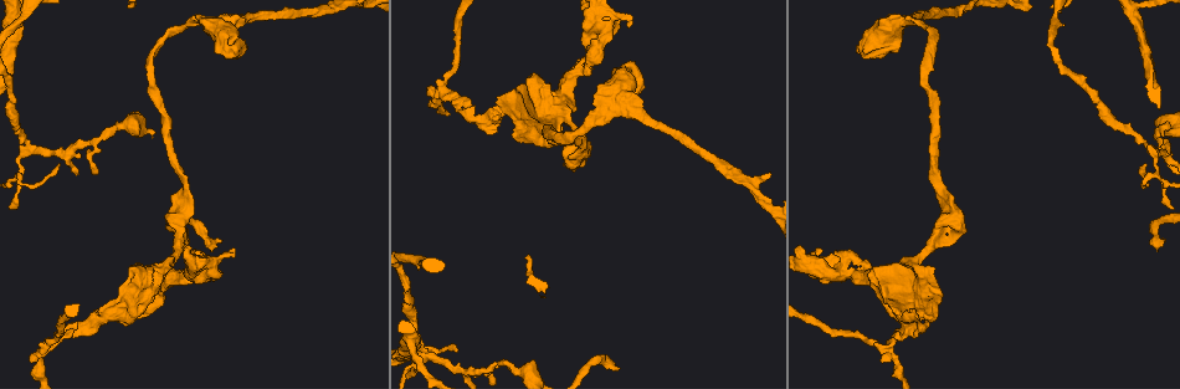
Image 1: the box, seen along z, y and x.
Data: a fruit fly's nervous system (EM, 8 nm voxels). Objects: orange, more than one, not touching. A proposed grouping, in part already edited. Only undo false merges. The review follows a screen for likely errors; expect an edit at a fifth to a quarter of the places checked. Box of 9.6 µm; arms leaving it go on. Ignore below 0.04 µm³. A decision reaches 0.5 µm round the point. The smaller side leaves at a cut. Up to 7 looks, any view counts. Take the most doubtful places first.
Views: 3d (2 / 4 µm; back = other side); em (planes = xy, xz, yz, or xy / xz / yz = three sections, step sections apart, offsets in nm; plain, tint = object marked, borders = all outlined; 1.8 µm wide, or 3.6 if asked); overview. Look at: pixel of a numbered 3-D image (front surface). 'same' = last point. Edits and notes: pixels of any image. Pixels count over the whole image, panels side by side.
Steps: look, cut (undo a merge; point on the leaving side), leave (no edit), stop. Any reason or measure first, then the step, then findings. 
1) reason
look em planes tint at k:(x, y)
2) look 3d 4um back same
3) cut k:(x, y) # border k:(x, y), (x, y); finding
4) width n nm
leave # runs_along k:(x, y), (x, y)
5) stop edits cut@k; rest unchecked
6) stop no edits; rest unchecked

three-way junction
look em xy step 4 tint at 1:(49, 346)

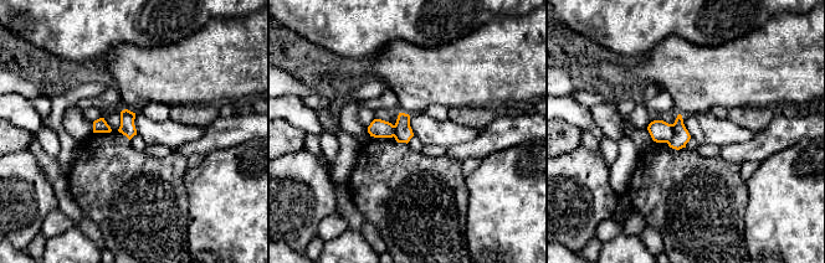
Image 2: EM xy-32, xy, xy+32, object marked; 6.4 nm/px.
look em planes tint same

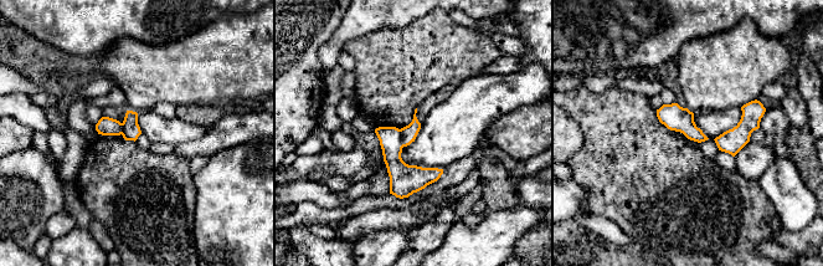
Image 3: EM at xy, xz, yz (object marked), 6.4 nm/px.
width 140 nm
cut 3:(409, 133) # border 3:(399, 129), (402, 147); two neurons meet here

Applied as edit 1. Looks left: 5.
thick turns thin
look 3d 4um at 1:(164, 280)

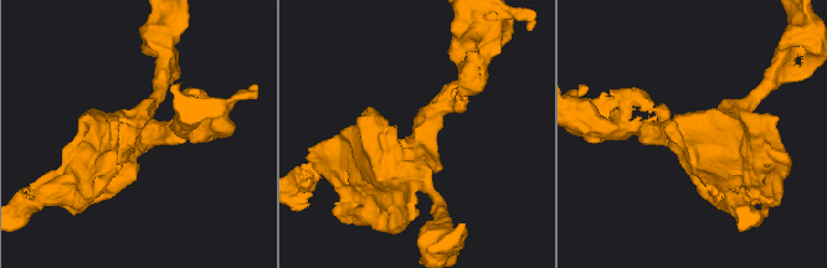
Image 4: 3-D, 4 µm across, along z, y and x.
now the EM
look em 3.6um yz step 16 tint at 4:(139, 143)

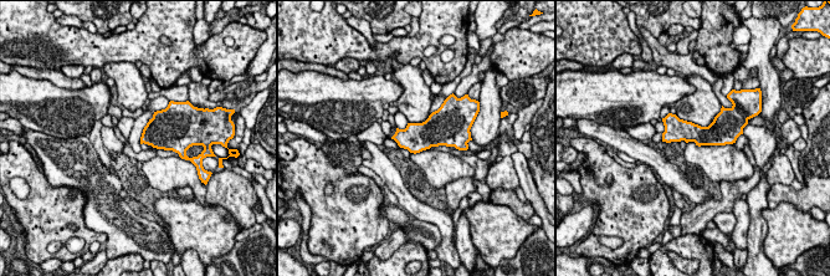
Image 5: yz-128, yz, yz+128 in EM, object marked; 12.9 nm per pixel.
cut it another way
look em 3.6um planes tint same

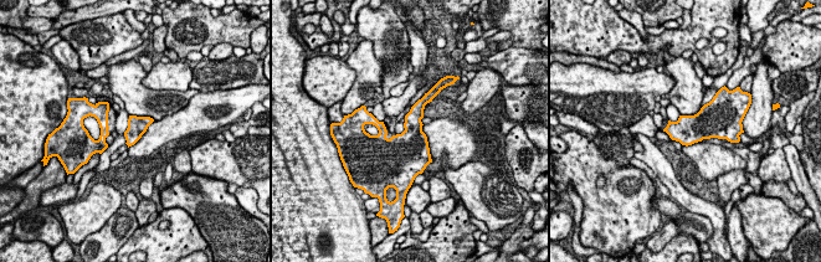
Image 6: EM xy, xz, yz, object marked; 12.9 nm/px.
leave # all the same neuron

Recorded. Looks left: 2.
a fork
look 3d 2um back at 1:(181, 213)

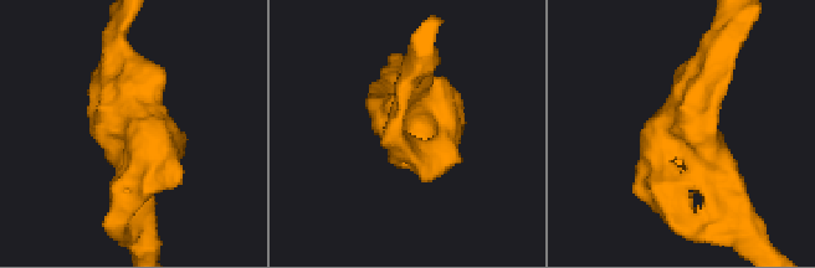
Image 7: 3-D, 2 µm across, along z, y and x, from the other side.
look em planes tint at 7:(125, 134)

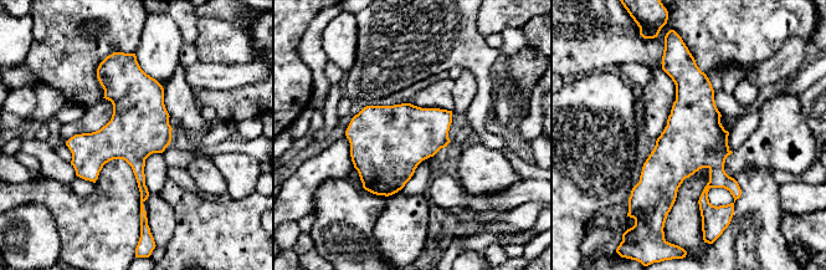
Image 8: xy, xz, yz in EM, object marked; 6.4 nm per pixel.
width 380 nm
leave # one neuron here

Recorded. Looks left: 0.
stop edits cut@3; rest unchecked

